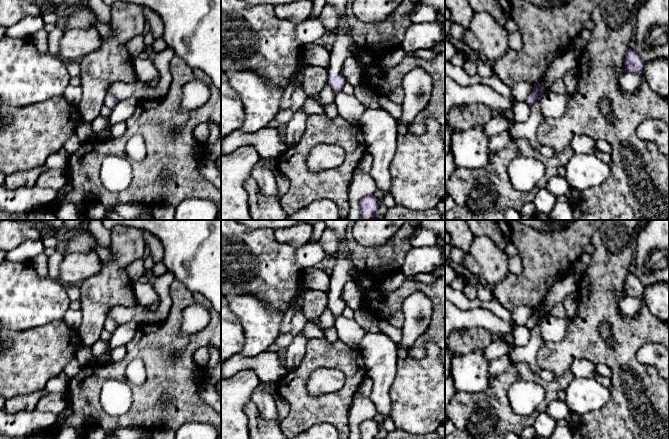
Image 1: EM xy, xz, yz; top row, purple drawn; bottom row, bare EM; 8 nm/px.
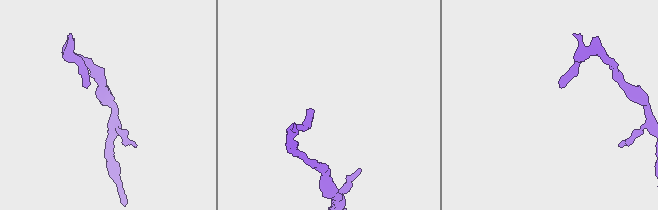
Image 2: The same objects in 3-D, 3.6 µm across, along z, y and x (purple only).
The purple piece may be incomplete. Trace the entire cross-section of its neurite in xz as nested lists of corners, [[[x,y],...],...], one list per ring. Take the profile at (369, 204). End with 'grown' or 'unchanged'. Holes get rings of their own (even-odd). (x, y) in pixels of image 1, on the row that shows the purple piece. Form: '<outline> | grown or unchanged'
[[[366,195],[360,200],[361,220],[373,220],[377,217],[379,200],[373,195]]] | unchanged

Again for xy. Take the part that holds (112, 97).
[[[107,93],[104,100],[104,105],[112,110],[118,102],[119,100],[114,95]]] | grown

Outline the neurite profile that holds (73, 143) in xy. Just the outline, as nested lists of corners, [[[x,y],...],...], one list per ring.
[[[79,116],[75,121],[75,133],[66,141],[63,148],[71,155],[73,154],[81,145],[80,138],[76,135],[76,129],[80,122],[82,121],[82,117]]]

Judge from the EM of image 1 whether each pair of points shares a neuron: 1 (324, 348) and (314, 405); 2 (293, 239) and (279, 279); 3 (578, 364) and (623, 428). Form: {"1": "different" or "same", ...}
{"1": "same", "2": "different", "3": "different"}

